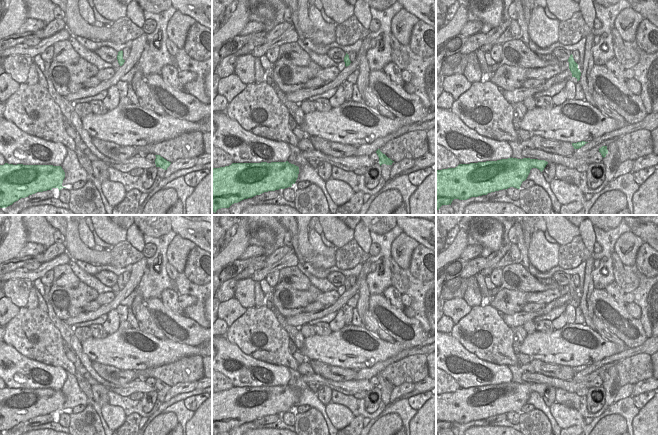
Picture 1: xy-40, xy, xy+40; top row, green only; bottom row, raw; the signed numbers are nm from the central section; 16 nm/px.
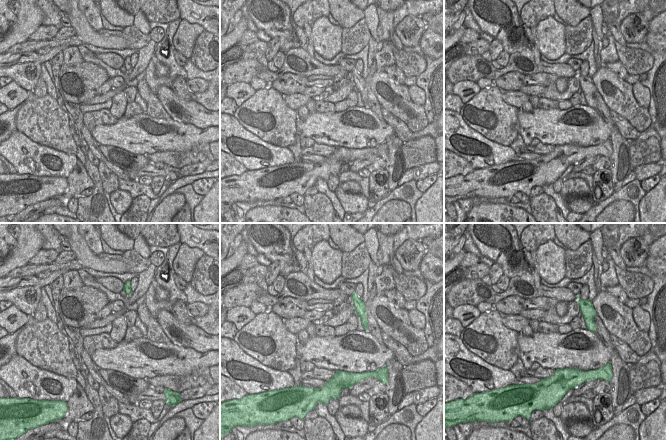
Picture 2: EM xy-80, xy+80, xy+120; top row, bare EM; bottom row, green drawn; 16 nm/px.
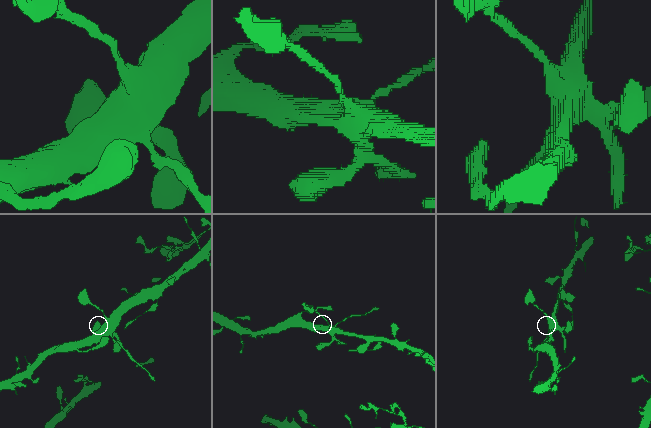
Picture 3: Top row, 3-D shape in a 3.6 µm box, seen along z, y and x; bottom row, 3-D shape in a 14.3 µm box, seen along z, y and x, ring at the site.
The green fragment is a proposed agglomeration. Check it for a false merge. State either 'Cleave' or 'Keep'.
Cleave.

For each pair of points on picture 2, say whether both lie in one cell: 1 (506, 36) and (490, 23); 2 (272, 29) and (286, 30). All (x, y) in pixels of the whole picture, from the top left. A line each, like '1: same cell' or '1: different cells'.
1: same cell
2: same cell

